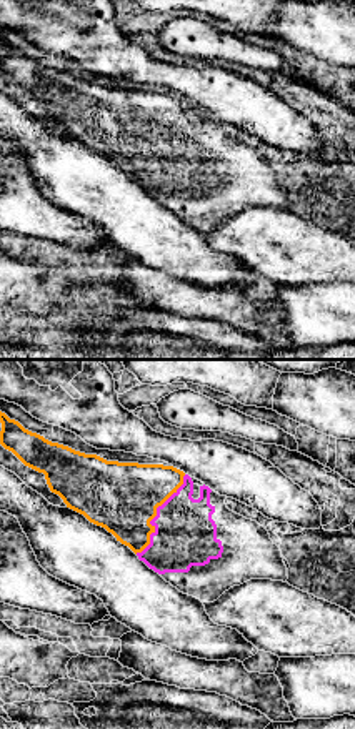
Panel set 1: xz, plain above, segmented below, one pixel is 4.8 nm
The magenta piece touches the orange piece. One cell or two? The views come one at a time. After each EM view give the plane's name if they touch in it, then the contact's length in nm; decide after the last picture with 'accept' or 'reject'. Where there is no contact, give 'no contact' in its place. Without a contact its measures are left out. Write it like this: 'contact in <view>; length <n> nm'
contact in xz; length 460 nm

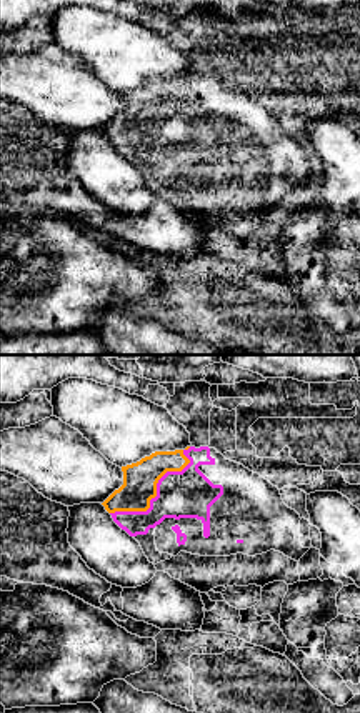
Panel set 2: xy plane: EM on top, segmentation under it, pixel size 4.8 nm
contact in xy; length 500 nm

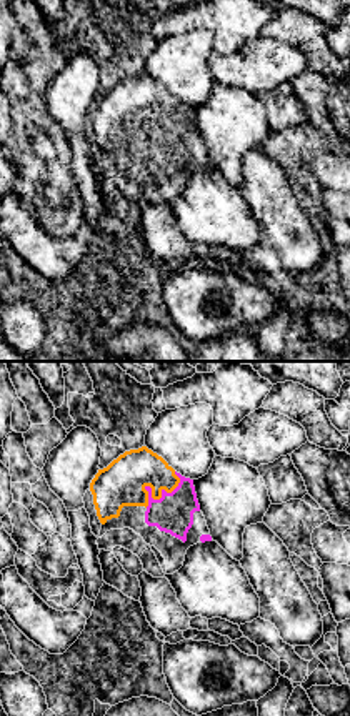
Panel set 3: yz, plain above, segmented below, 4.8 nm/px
contact in yz; length 220 nm

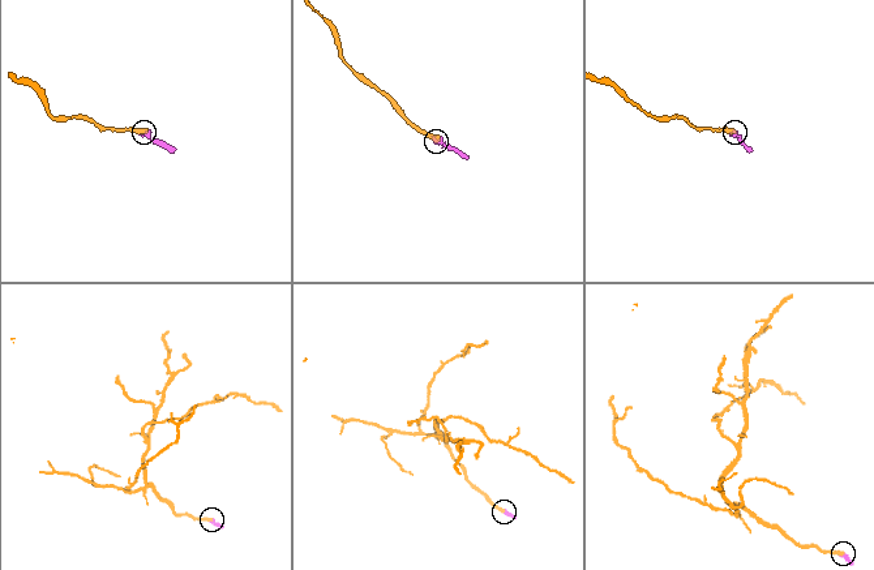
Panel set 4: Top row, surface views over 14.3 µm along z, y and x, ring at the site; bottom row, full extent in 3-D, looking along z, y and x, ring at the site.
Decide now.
accept

